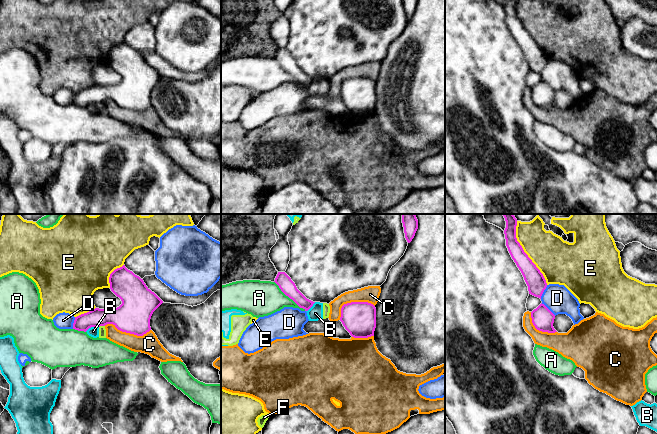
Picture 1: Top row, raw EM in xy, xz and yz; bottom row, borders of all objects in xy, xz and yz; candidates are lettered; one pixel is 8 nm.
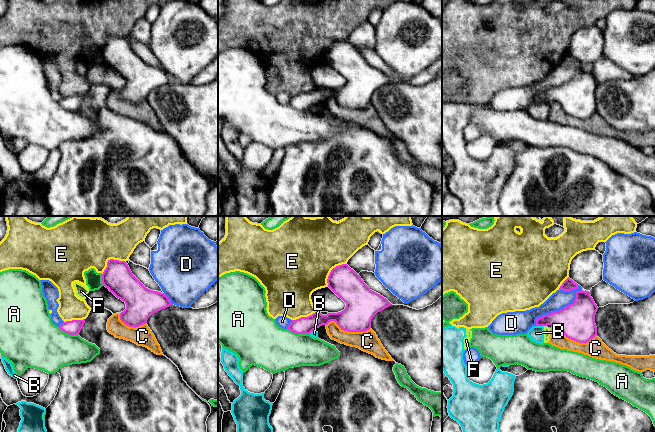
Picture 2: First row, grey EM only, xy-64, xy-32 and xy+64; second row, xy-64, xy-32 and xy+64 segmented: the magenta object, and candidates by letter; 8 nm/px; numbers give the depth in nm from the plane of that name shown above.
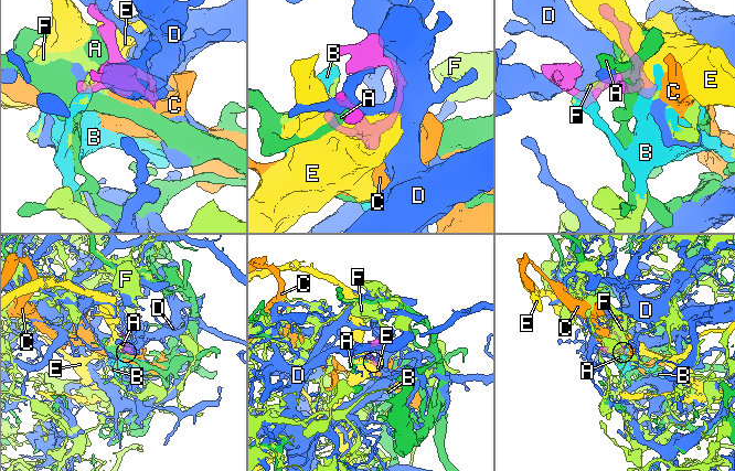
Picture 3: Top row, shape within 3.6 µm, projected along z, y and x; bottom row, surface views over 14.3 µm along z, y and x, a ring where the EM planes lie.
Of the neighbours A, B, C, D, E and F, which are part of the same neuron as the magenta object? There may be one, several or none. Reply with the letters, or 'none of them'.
none of them

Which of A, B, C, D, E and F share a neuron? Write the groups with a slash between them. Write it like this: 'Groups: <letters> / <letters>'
Groups: A / B F / C / D / E

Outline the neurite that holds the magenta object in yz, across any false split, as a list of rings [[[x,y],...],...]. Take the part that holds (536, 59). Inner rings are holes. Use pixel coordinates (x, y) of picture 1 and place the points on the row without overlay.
[[[506,0],[504,6],[506,22],[512,35],[524,53],[529,70],[541,75],[541,72],[547,63],[546,56],[517,17],[516,2],[517,0]]]

